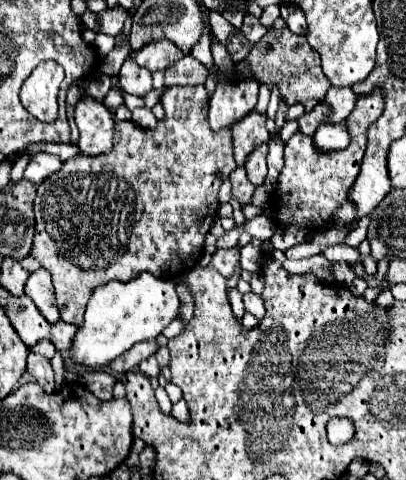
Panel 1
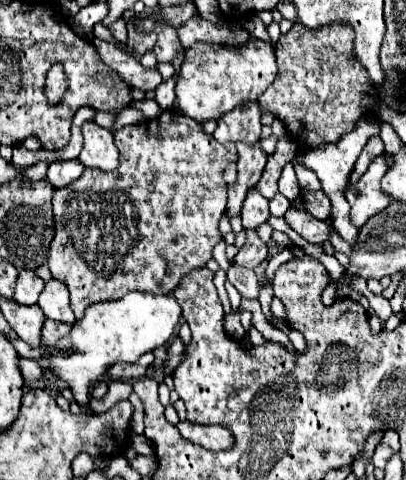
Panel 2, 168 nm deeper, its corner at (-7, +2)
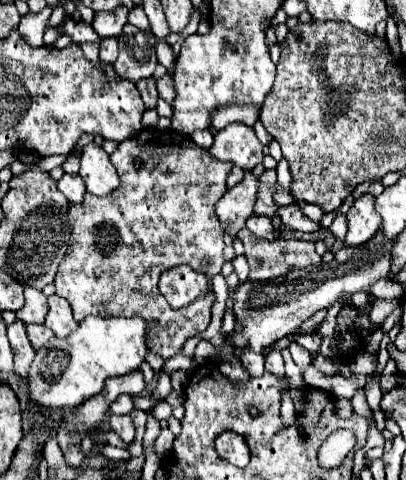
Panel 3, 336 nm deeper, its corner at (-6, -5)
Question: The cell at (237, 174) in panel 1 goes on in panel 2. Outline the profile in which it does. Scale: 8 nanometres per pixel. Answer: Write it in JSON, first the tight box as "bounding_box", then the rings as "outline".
{"bounding_box":[241,189,269,229],"outline":[[[253,189],[241,209],[241,221],[245,229],[257,229],[261,223],[267,223],[269,219],[269,201],[257,191]]]}

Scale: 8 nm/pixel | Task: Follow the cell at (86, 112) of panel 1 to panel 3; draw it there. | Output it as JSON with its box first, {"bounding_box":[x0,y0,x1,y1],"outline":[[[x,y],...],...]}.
{"bounding_box":[78,142,120,196],"outline":[[[94,142],[82,148],[82,166],[78,174],[86,182],[86,190],[96,196],[106,196],[120,184],[118,172],[112,166],[110,156],[104,152],[102,146]]]}

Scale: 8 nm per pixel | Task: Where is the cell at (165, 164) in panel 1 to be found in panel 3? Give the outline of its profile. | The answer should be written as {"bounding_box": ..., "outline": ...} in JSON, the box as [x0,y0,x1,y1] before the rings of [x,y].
{"bounding_box":[54,128,232,358],"outline":[[[156,128],[140,130],[136,136],[120,142],[112,154],[112,160],[120,176],[120,186],[108,196],[94,196],[86,192],[80,204],[68,206],[72,238],[54,278],[56,294],[70,302],[76,322],[88,314],[102,318],[138,314],[146,316],[146,320],[158,320],[158,328],[154,328],[154,340],[150,340],[150,350],[170,358],[180,352],[188,338],[208,328],[215,295],[212,288],[208,287],[206,296],[197,298],[187,309],[174,312],[158,290],[158,280],[164,270],[180,264],[188,264],[196,272],[210,276],[220,272],[224,264],[224,228],[216,216],[216,202],[220,200],[222,192],[226,192],[226,176],[232,170],[232,164],[220,162],[210,154],[210,150],[196,146],[188,136],[182,136],[174,130],[164,132]]]}

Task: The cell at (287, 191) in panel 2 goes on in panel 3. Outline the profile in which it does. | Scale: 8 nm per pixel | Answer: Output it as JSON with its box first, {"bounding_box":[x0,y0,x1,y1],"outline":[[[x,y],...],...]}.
{"bounding_box":[278,204,320,232],"outline":[[[294,204],[282,206],[282,208],[278,210],[278,218],[282,220],[282,224],[284,224],[286,228],[294,228],[294,230],[302,230],[302,232],[320,230],[320,226],[314,224],[308,216],[304,216],[304,212],[300,210],[300,206],[294,206]]]}

